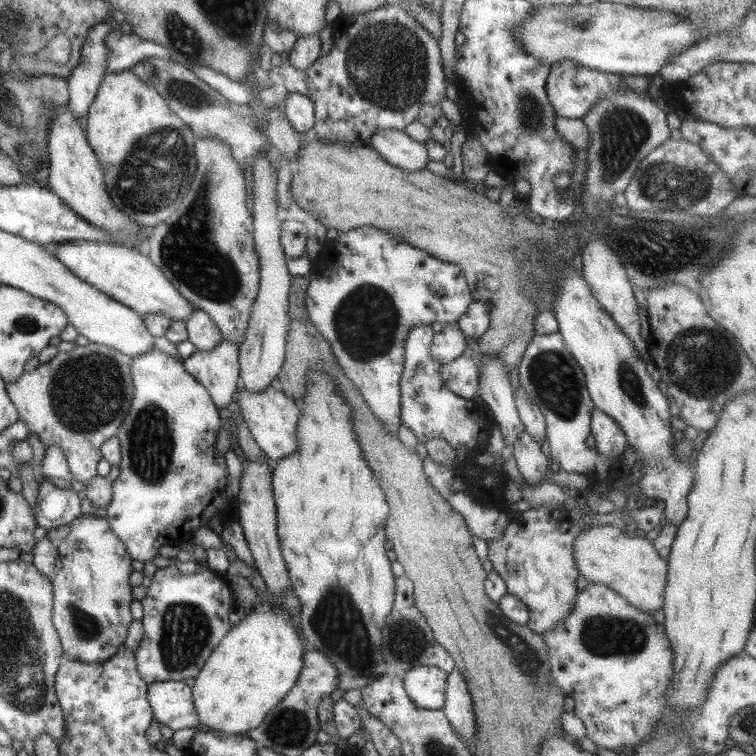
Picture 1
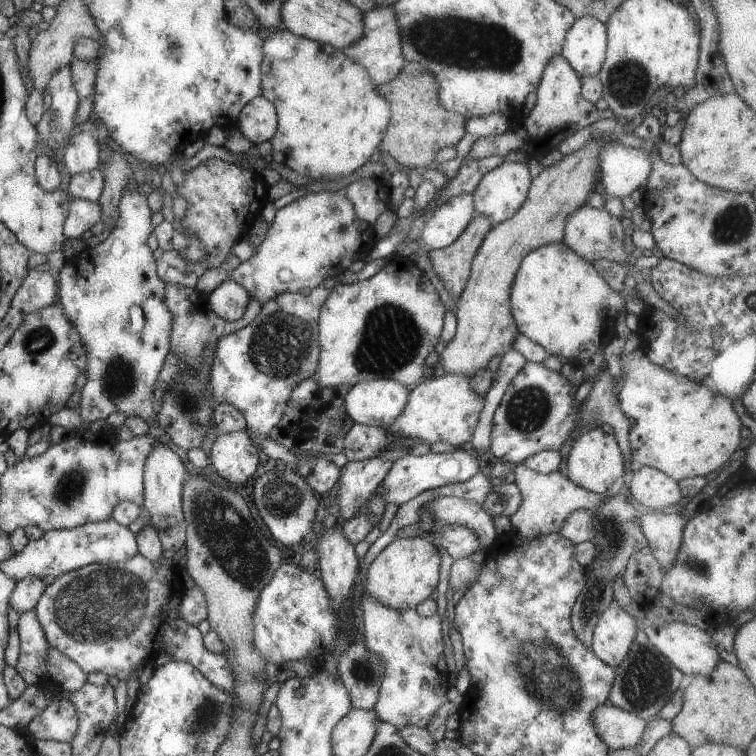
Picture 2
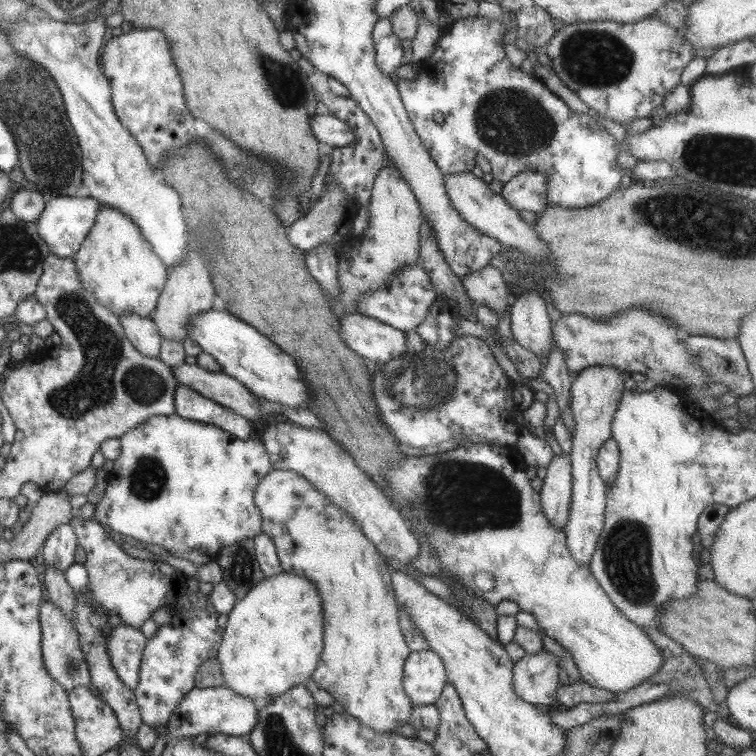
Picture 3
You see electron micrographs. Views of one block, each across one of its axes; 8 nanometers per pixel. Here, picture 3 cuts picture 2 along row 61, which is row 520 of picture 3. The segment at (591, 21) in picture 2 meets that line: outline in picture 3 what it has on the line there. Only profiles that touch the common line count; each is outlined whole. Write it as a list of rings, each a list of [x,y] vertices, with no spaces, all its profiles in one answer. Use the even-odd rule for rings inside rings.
[[[593,365],[580,370],[571,384],[571,404],[574,416],[574,438],[571,452],[572,465],[572,499],[569,518],[562,528],[565,533],[567,548],[574,560],[589,566],[594,555],[598,538],[602,535],[607,508],[607,492],[609,485],[599,476],[596,458],[598,448],[612,438],[612,420],[618,410],[624,389],[622,370],[608,366]]]

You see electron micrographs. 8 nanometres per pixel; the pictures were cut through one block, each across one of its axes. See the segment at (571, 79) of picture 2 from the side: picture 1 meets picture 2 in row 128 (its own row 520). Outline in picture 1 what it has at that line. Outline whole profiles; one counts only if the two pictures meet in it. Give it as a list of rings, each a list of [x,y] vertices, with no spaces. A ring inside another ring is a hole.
[[[579,501],[577,506],[570,510],[564,505],[544,504],[527,512],[518,512],[516,520],[512,520],[514,523],[508,523],[504,527],[502,540],[487,542],[487,560],[490,560],[493,570],[504,579],[507,593],[516,596],[528,607],[530,618],[526,624],[527,627],[541,635],[552,630],[557,624],[561,624],[574,609],[574,602],[579,591],[576,587],[579,570],[573,557],[574,540],[578,534],[589,529],[589,526],[583,524],[583,517],[587,516],[584,509],[582,501]]]

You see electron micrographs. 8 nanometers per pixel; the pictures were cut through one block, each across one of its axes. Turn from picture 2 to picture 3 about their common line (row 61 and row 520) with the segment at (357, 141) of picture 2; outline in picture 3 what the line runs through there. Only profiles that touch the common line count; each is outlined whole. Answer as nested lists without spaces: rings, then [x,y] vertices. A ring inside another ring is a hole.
[[[274,469],[272,472],[268,473],[267,476],[258,484],[257,490],[255,492],[254,501],[256,507],[259,509],[262,518],[262,528],[263,534],[266,534],[272,542],[274,542],[275,548],[277,549],[278,558],[280,559],[280,566],[282,567],[282,572],[293,574],[296,576],[302,576],[314,583],[320,599],[322,599],[322,609],[323,609],[323,651],[318,660],[317,667],[313,671],[311,678],[324,690],[326,690],[334,700],[339,701],[343,706],[345,711],[358,719],[362,726],[367,727],[376,732],[382,734],[394,733],[397,728],[408,724],[408,718],[410,718],[410,712],[412,712],[412,701],[406,695],[403,687],[403,674],[404,674],[404,664],[406,664],[406,659],[408,655],[412,652],[410,647],[406,642],[404,634],[402,634],[402,628],[400,628],[399,614],[400,608],[398,607],[394,584],[392,584],[392,574],[390,574],[390,567],[386,562],[386,557],[380,555],[378,550],[374,547],[374,544],[366,538],[362,533],[362,530],[356,522],[350,519],[350,516],[338,509],[330,500],[326,499],[321,492],[316,491],[302,476],[293,471],[288,471],[285,469]]]

